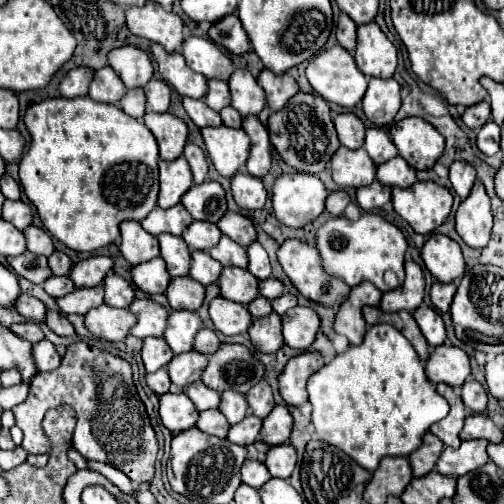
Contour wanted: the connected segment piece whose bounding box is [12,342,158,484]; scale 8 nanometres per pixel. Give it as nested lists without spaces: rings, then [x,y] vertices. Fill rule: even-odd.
[[[76,342],[68,346],[56,372],[40,372],[32,380],[28,398],[12,408],[16,424],[24,432],[22,448],[28,454],[48,453],[50,444],[42,430],[42,418],[50,408],[64,404],[72,406],[76,414],[76,430],[72,438],[74,450],[78,450],[86,460],[106,462],[122,470],[136,484],[152,480],[158,440],[150,426],[146,408],[134,390],[132,370],[126,360],[84,342]]]

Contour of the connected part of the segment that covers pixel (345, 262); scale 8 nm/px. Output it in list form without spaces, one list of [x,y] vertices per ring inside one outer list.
[[[364,212],[356,222],[344,216],[330,218],[316,230],[316,248],[320,252],[324,272],[344,280],[348,286],[368,280],[380,288],[380,292],[388,292],[404,282],[404,254],[408,242],[404,234],[380,214]]]

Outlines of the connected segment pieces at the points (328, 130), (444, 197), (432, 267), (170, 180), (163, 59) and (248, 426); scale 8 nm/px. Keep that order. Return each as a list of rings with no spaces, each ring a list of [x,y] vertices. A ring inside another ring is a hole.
[[[298,92],[296,96],[292,96],[282,110],[274,112],[268,118],[268,134],[272,146],[282,156],[282,160],[288,166],[296,168],[298,172],[310,172],[310,174],[322,172],[330,162],[332,154],[336,152],[336,148],[340,146],[330,118],[328,102],[318,94]]]
[[[416,182],[410,188],[392,188],[392,202],[414,232],[428,234],[448,218],[452,194],[436,182]]]
[[[444,234],[430,236],[430,240],[422,248],[422,260],[430,274],[442,284],[450,284],[464,276],[462,250],[458,242]]]
[[[184,156],[164,162],[160,160],[160,192],[158,192],[158,206],[172,208],[180,202],[182,194],[192,186],[190,166]]]
[[[160,44],[150,46],[154,60],[158,62],[158,72],[164,82],[168,82],[180,96],[202,98],[206,94],[206,80],[198,72],[192,72],[188,64],[184,64],[184,56],[180,52],[166,52]]]
[[[246,416],[242,422],[230,426],[228,430],[228,440],[232,444],[240,444],[240,446],[248,446],[254,444],[258,440],[258,432],[260,432],[262,420],[258,416]]]

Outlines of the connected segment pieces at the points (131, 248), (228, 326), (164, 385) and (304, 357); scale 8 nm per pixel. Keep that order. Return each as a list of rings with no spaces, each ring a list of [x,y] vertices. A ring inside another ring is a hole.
[[[124,222],[120,224],[120,236],[122,236],[122,242],[120,242],[120,254],[132,264],[140,264],[140,262],[148,262],[156,256],[160,256],[160,250],[158,250],[158,240],[156,236],[148,234],[140,222]]]
[[[218,296],[210,302],[208,312],[210,312],[210,318],[212,318],[216,330],[220,330],[224,336],[242,334],[252,324],[252,316],[246,306],[230,302],[222,296]]]
[[[160,368],[158,372],[146,374],[146,384],[148,384],[148,388],[150,388],[154,394],[158,394],[158,396],[166,394],[168,388],[170,388],[170,378],[168,378],[166,368]]]
[[[302,352],[288,360],[282,374],[278,376],[278,390],[286,404],[300,406],[308,400],[306,380],[322,368],[322,358],[318,352]]]

